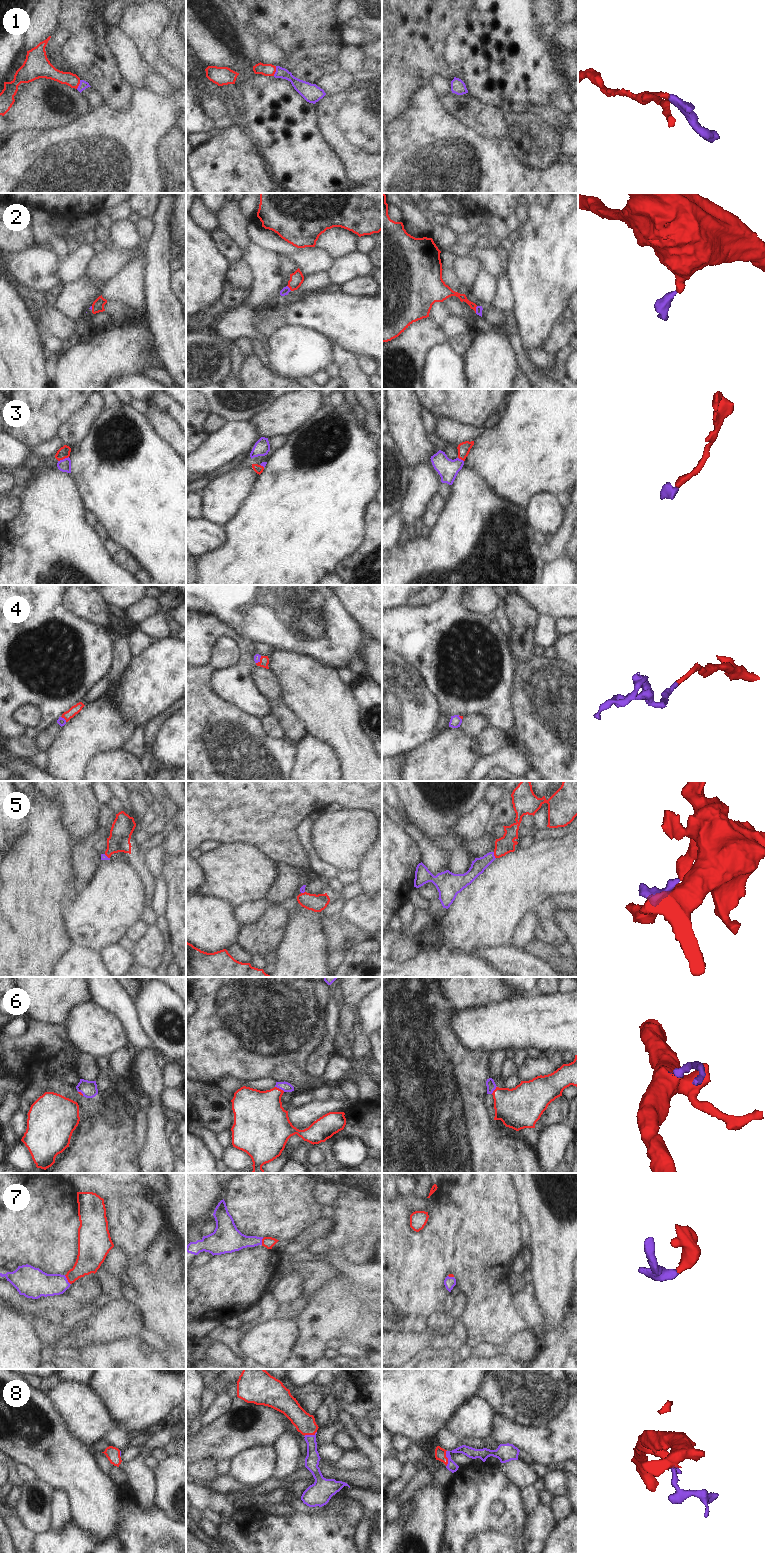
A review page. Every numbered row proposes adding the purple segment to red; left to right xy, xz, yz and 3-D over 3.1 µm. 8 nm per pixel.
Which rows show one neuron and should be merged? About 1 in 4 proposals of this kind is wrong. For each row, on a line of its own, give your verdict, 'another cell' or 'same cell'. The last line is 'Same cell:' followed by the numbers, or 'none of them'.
1: same cell
2: same cell
3: same cell
4: same cell
5: same cell
6: same cell
7: same cell
8: same cell
Same cell: 1, 2, 3, 4, 5, 6, 7, 8

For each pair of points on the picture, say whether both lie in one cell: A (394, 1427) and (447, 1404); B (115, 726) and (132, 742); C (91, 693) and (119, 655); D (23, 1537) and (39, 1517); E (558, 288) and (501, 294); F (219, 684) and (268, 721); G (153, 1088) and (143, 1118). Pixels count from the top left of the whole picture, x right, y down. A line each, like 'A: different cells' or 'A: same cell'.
A: same cell
B: different cells
C: same cell
D: different cells
E: different cells
F: different cells
G: different cells

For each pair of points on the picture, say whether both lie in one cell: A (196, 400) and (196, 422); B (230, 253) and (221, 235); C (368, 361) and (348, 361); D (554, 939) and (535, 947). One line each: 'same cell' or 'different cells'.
A: same cell
B: same cell
C: different cells
D: different cells

